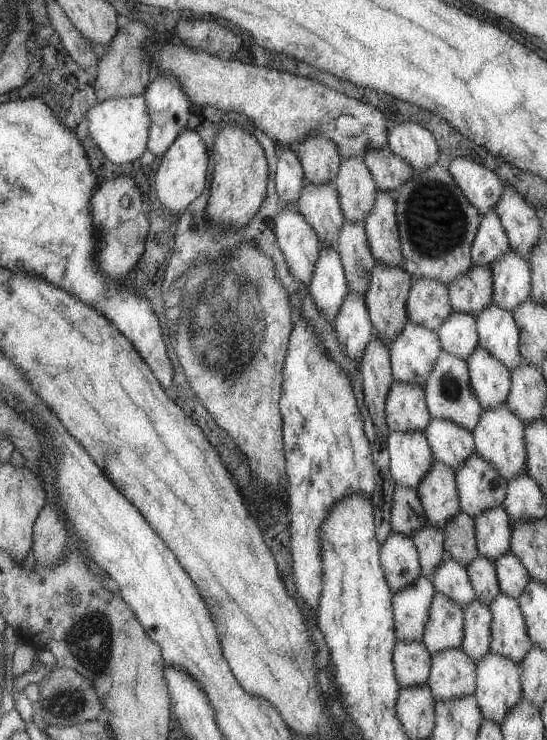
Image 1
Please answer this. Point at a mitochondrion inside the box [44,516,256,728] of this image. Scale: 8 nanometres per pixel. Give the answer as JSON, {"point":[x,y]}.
{"point":[88,638]}

